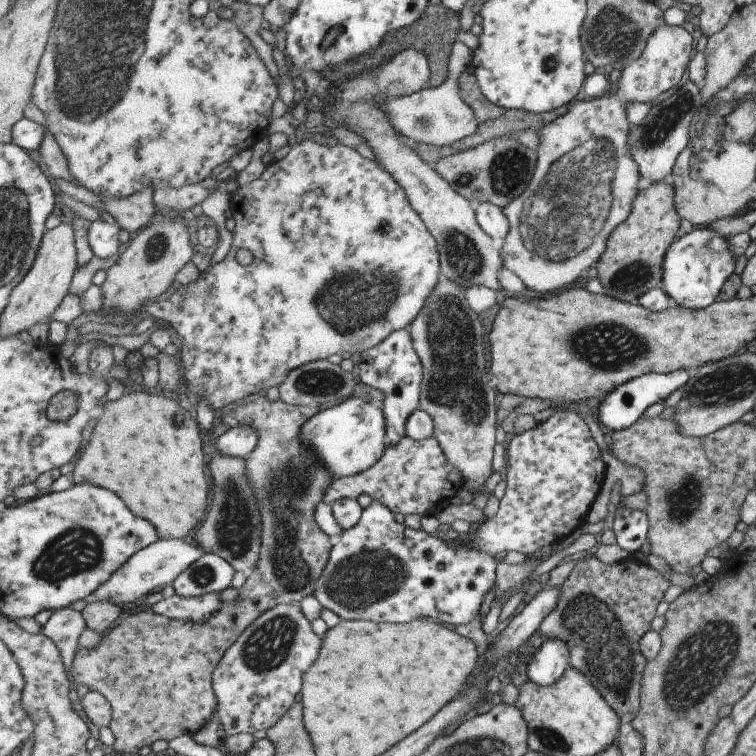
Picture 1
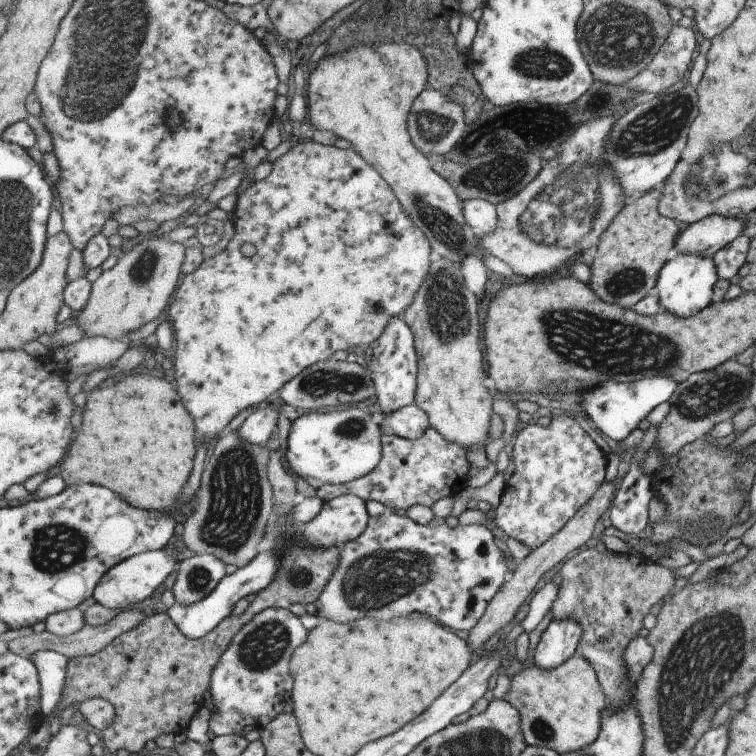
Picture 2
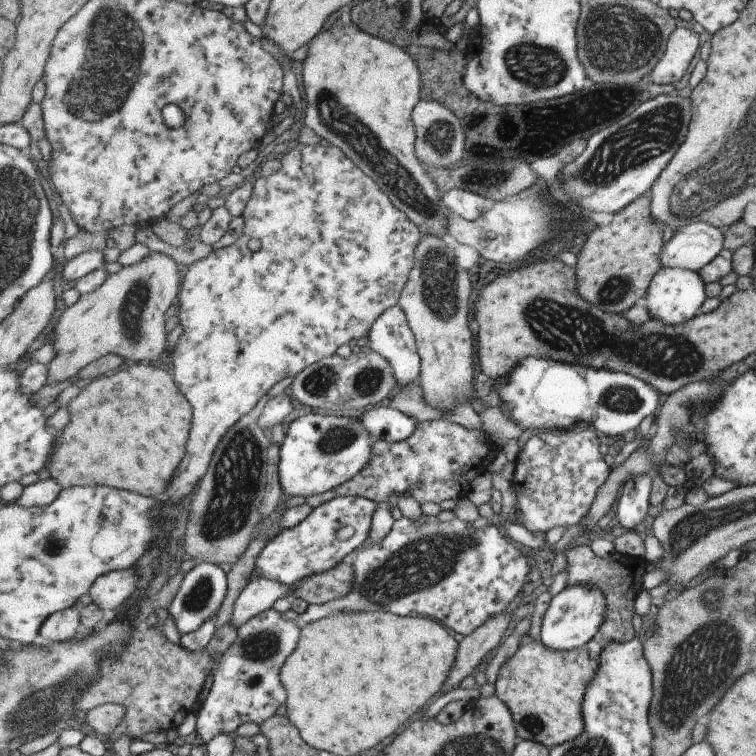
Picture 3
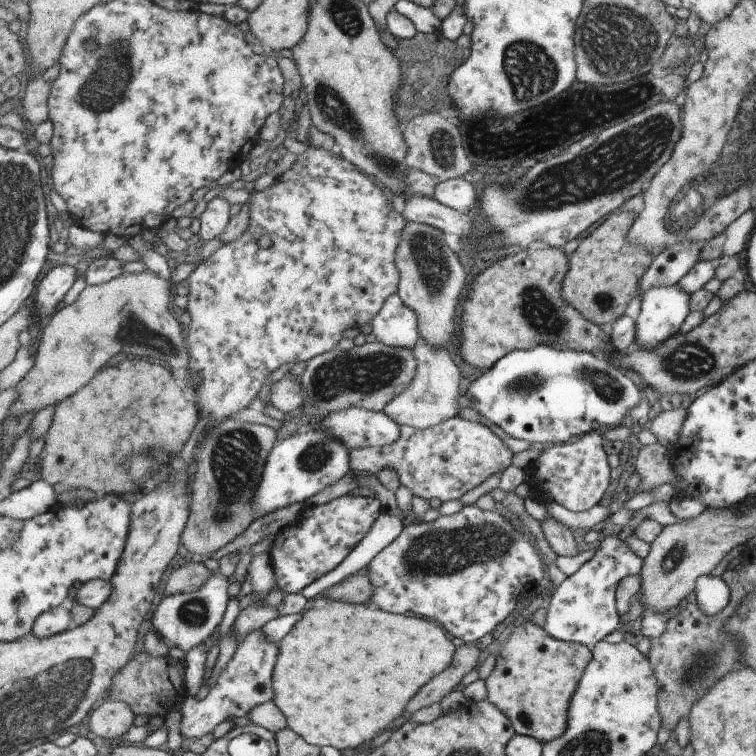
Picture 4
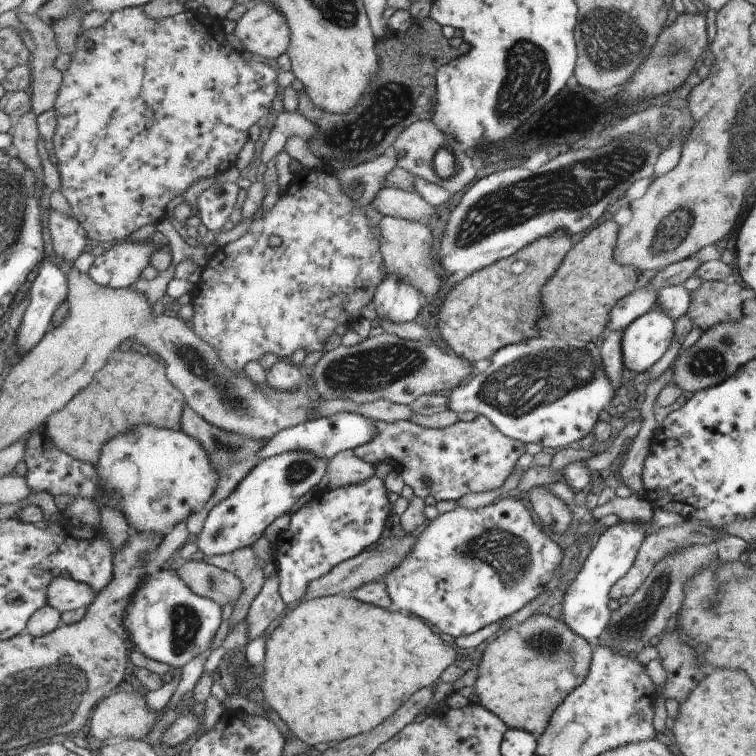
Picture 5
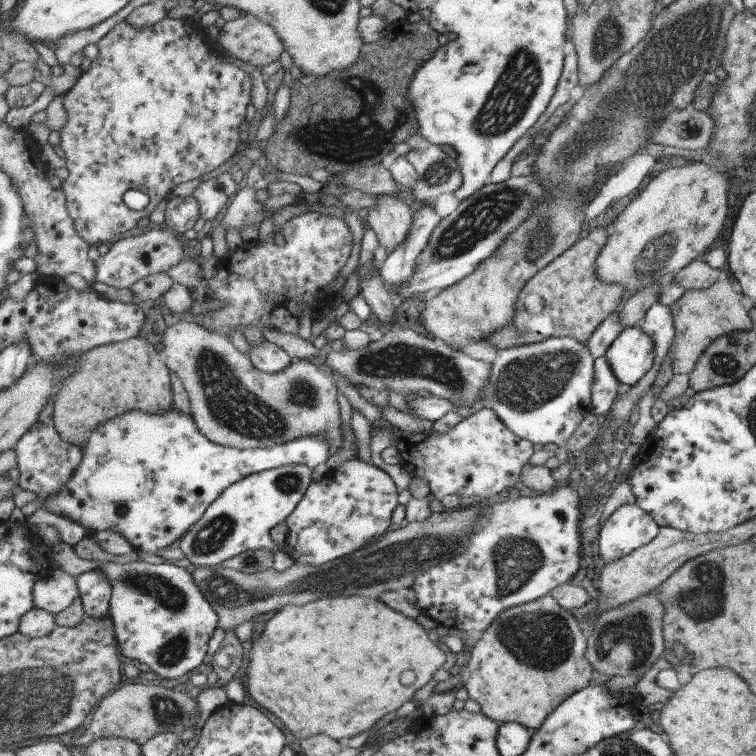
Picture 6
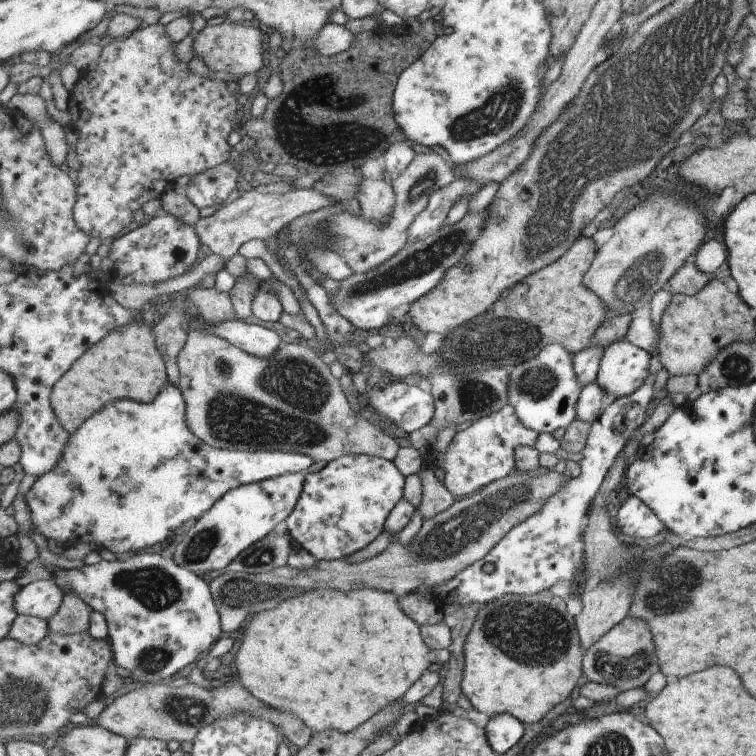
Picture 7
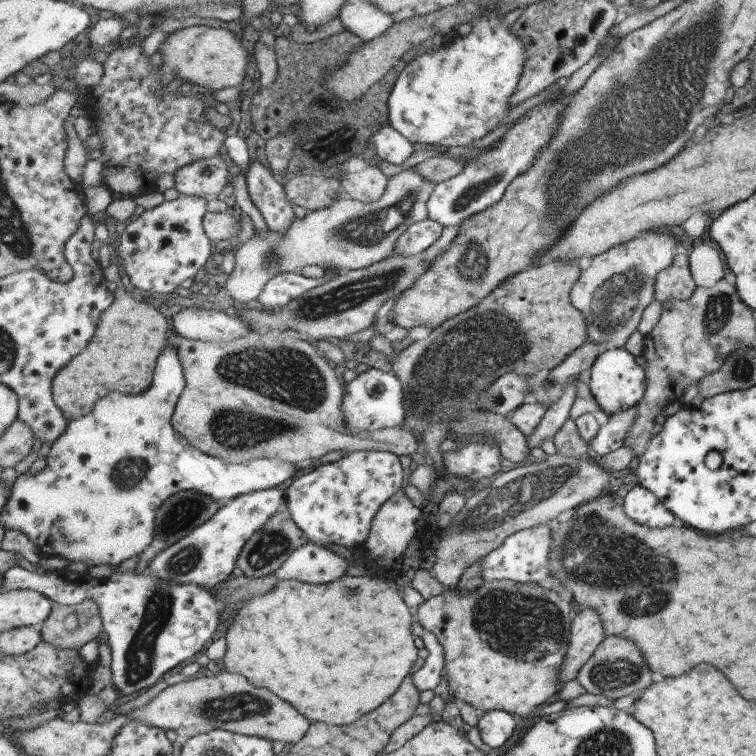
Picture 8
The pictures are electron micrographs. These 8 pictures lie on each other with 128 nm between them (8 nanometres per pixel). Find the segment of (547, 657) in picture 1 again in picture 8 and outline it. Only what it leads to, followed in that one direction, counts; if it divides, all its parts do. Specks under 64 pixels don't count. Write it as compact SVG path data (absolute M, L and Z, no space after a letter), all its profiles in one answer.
M637 483L629 491L623 500L623 506L631 520L649 528L665 528L678 523L675 516L663 506L663 502L643 484Z

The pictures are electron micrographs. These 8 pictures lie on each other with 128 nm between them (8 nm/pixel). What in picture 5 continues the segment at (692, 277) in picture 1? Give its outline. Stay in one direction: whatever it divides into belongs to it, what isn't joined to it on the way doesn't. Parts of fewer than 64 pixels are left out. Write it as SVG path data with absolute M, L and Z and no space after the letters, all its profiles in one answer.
M654 307L624 330L624 362L631 374L648 371L663 358L673 338L673 318Z

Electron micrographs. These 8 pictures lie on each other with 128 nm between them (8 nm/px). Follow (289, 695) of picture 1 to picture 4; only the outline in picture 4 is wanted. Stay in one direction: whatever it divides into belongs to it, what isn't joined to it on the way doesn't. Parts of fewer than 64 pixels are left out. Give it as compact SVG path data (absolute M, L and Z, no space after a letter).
M263 630L251 632L245 642L238 646L235 656L225 666L216 684L203 701L197 702L193 698L184 701L184 709L181 712L180 731L184 741L192 741L194 738L203 738L214 731L227 720L234 717L248 717L251 712L261 704L274 701L274 672L279 656L279 645L269 642L267 634Z

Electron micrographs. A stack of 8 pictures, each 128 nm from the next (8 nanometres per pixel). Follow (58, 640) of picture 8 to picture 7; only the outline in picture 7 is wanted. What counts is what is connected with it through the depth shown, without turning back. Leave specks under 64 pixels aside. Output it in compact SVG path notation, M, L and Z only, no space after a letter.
M69 592L63 596L65 596L63 606L48 620L50 632L72 635L89 632L94 608L83 598L79 598L75 592Z

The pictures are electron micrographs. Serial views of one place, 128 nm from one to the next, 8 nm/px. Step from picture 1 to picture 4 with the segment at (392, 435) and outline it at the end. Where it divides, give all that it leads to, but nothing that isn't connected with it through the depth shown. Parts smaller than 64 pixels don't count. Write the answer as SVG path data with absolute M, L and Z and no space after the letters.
M399 294L387 298L386 304L383 304L381 312L372 323L371 330L376 340L387 346L414 350L419 342L417 314L403 302Z

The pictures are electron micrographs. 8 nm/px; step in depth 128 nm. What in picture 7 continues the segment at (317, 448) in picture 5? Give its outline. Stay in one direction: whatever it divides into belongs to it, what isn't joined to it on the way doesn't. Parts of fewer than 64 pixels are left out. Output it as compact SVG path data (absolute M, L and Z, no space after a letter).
M171 382L165 384L165 388L161 390L163 396L159 396L159 400L151 402L151 404L141 404L141 402L133 402L133 400L119 400L119 404L111 404L111 408L105 408L103 412L97 412L95 415L86 420L81 428L77 428L70 438L67 440L63 458L51 472L43 474L37 478L35 483L31 486L26 494L26 503L31 512L31 522L37 526L37 530L43 534L45 540L56 541L62 546L75 546L80 543L91 543L105 550L112 551L116 554L132 552L140 554L141 552L155 551L159 547L166 545L169 538L185 524L188 526L198 521L205 513L208 513L211 508L221 500L227 492L235 490L243 485L257 484L269 479L276 479L280 476L287 476L288 474L301 474L306 472L313 466L313 458L299 454L298 452L281 452L281 451L257 451L245 452L240 450L221 450L214 446L209 446L207 442L203 442L201 438L195 436L189 428L187 422L187 407L186 400L183 396L181 386L173 386Z

